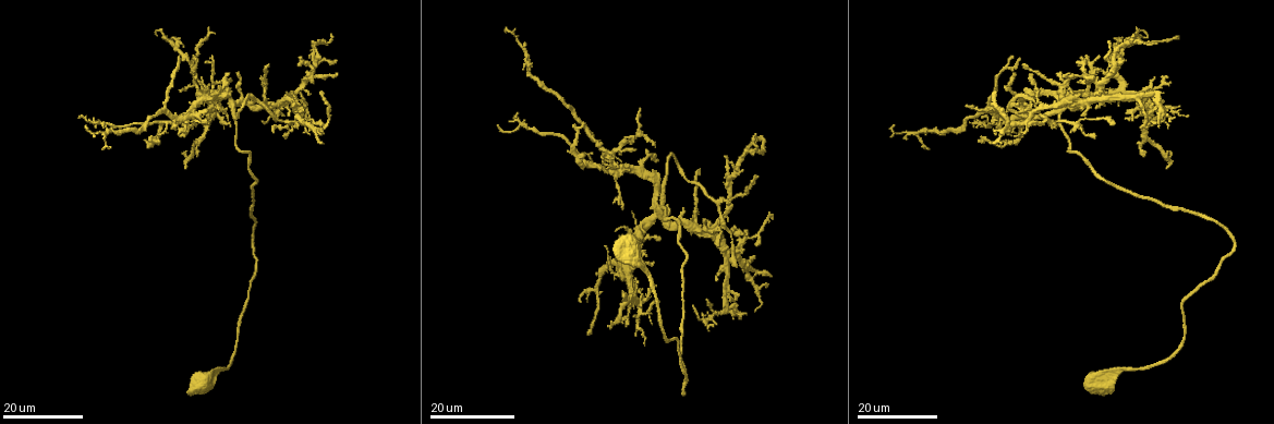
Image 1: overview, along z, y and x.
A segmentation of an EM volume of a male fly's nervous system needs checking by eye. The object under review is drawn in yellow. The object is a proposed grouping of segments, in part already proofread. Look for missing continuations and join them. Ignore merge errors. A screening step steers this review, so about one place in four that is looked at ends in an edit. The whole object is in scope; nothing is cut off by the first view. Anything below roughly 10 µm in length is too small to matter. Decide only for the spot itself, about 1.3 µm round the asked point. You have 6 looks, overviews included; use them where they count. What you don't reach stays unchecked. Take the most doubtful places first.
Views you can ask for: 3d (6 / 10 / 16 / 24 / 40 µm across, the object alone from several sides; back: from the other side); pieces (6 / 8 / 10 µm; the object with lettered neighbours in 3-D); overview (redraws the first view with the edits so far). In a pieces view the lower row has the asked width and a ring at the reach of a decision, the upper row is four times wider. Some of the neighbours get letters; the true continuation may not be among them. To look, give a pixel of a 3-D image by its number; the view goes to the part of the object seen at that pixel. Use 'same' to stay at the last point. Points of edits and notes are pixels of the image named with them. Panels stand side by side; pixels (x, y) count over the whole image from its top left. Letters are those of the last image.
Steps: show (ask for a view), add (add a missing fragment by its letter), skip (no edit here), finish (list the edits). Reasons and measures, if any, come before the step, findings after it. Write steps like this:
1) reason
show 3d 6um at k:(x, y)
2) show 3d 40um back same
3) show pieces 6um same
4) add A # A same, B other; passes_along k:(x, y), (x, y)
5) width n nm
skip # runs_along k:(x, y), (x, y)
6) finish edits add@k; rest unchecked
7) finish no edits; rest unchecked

free end
show 3d 24um at 1:(264, 123)

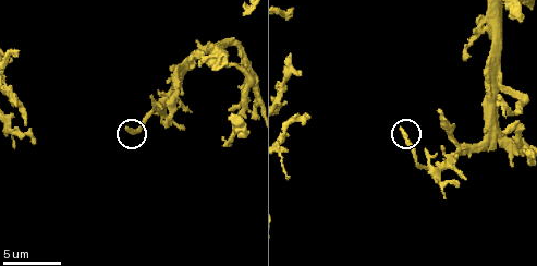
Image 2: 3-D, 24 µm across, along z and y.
see the neighbours
show pieces 8um at 2:(400, 129)

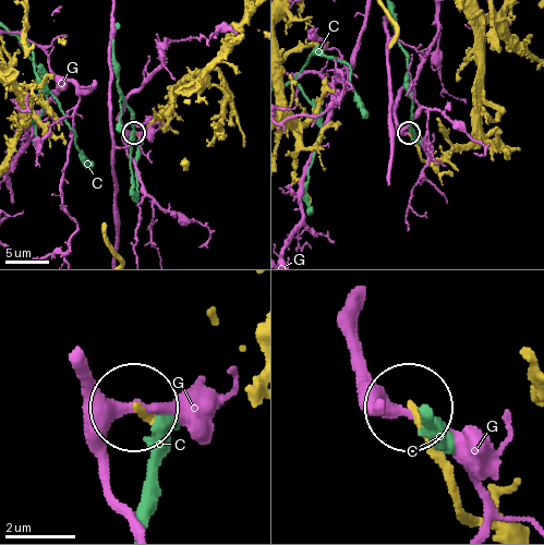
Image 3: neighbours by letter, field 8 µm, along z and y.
skip # C other, G other; runs_along 3:(504, 525), (478, 522), (460, 508), (410, 414); none of them fits

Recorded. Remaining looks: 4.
branch stops here
show 3d 24um at 1:(1154, 78)

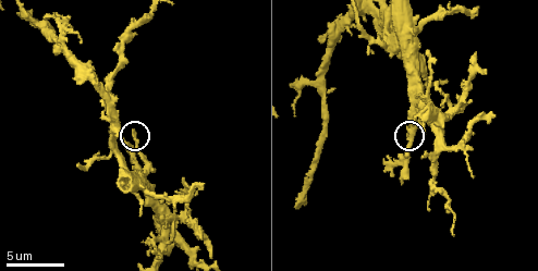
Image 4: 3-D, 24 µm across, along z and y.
see the neighbours
show pieces 6um at 4:(133, 131)

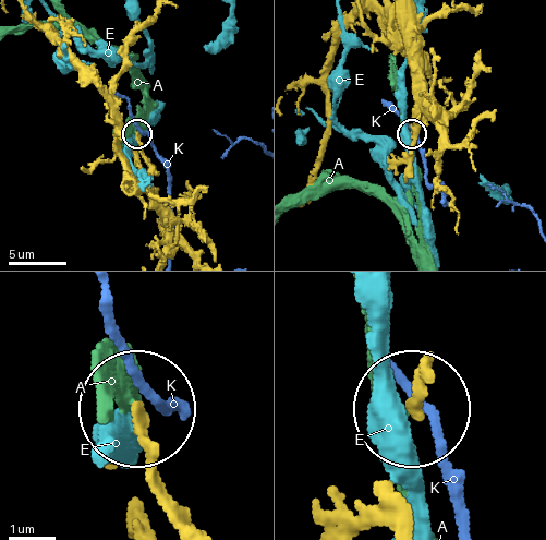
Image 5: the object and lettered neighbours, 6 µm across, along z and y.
skip # A other, E other, K other; runs_along 5:(167, 500), (132, 409); none of them fits

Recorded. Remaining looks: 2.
an open end
show 3d 16um at 1:(1025, 132)

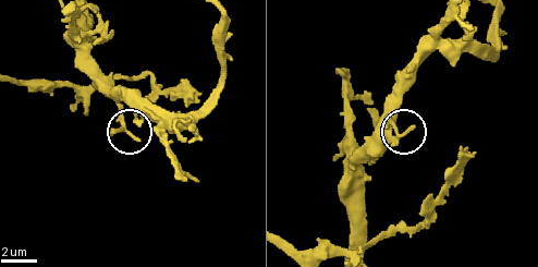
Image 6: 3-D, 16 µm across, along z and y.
show pieces 10um at 6:(411, 127)

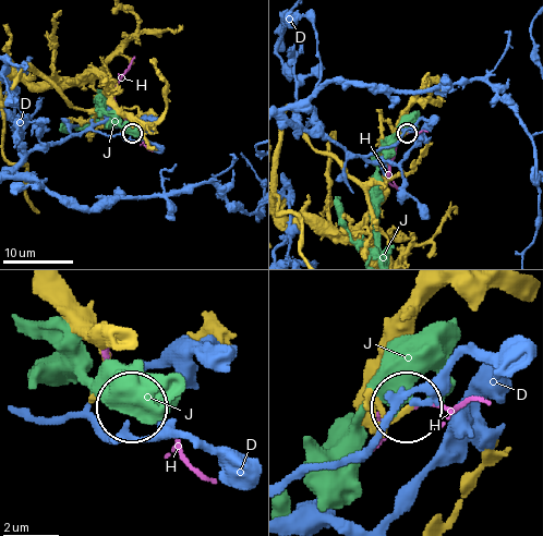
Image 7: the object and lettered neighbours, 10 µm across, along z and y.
skip # D other, H other, J other; no lettered fragment goes on from it

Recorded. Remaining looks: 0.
finish no edits; rest unchecked

